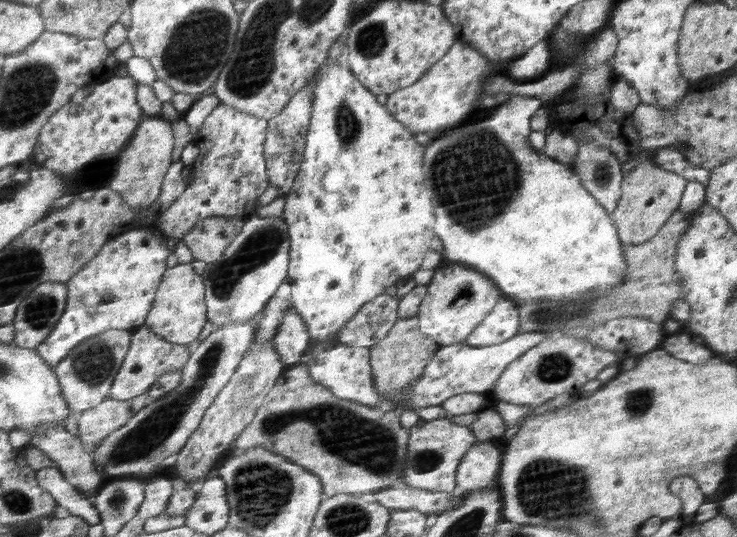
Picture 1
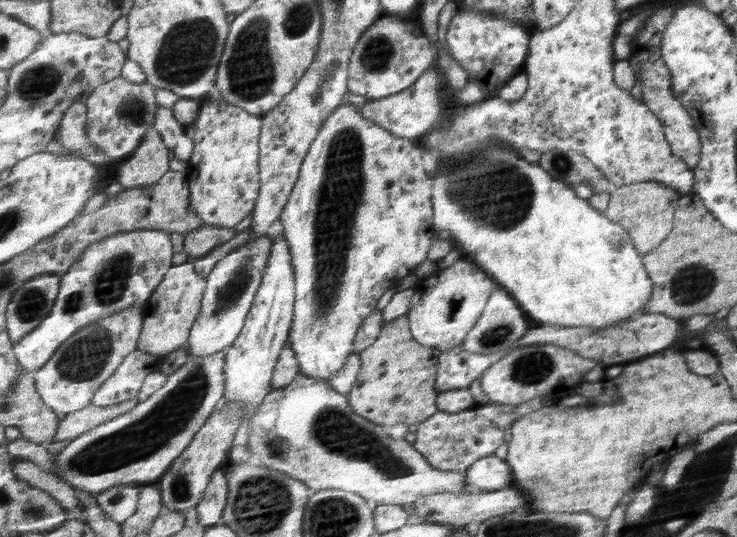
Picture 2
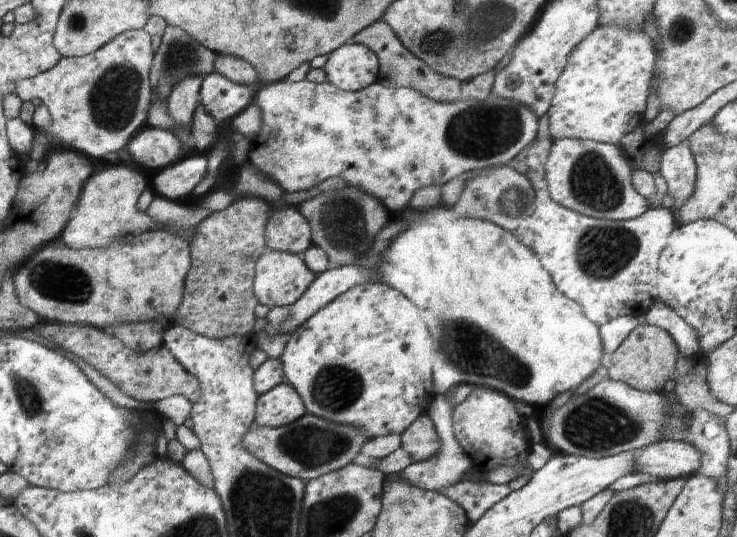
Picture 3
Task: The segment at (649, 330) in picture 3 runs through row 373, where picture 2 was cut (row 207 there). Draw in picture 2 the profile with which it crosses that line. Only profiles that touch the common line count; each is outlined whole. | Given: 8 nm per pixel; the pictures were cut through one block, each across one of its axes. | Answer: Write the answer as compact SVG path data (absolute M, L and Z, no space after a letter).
M640 181L624 185L612 189L605 216L627 229L635 242L635 248L643 256L658 247L670 234L673 214L681 196L676 189L658 181Z

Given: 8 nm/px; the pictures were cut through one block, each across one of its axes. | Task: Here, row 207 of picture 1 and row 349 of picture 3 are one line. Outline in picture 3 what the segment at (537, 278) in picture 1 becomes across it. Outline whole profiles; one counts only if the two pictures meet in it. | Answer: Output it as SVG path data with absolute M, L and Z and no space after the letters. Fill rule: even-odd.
M440 207L424 212L412 212L412 209L408 208L395 219L404 219L408 222L408 228L390 242L390 246L382 252L382 262L376 264L374 270L364 268L361 264L325 270L294 304L275 306L269 310L265 317L264 332L271 336L277 333L291 334L352 286L364 282L378 282L407 295L422 312L428 332L436 342L436 362L432 364L436 394L444 395L455 386L466 384L499 391L508 394L514 400L545 409L558 394L578 388L606 363L603 339L600 338L597 324L587 317L579 303L556 290L550 274L544 270L536 254L524 246L514 233L496 226L493 222L462 218L454 214L454 209ZM492 328L516 330L496 332L500 336L494 338L500 338L500 342L494 342L494 346L490 346ZM468 338L486 338L488 346L482 340L476 340L476 346L472 346Z

